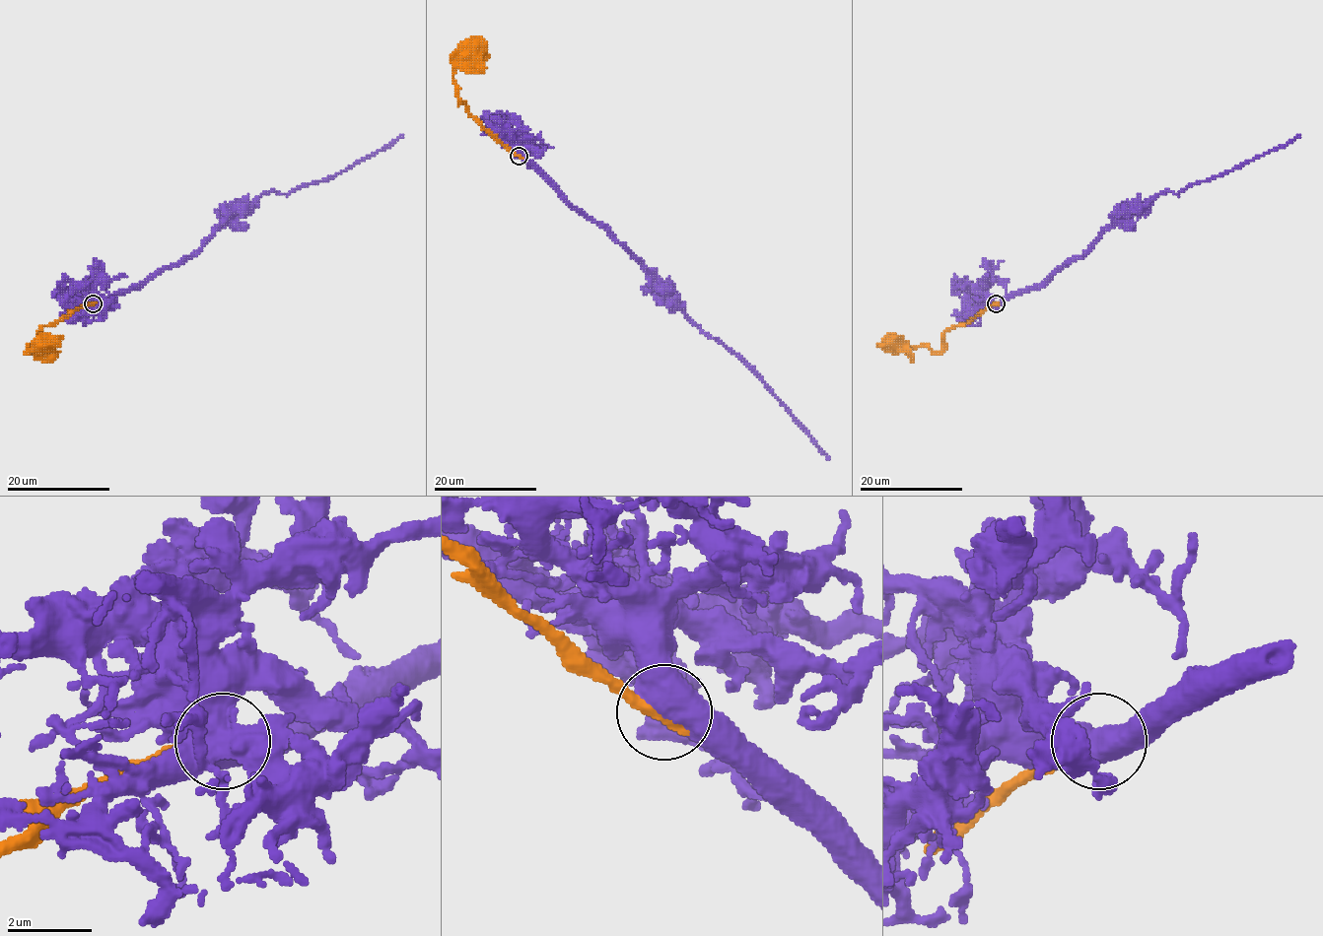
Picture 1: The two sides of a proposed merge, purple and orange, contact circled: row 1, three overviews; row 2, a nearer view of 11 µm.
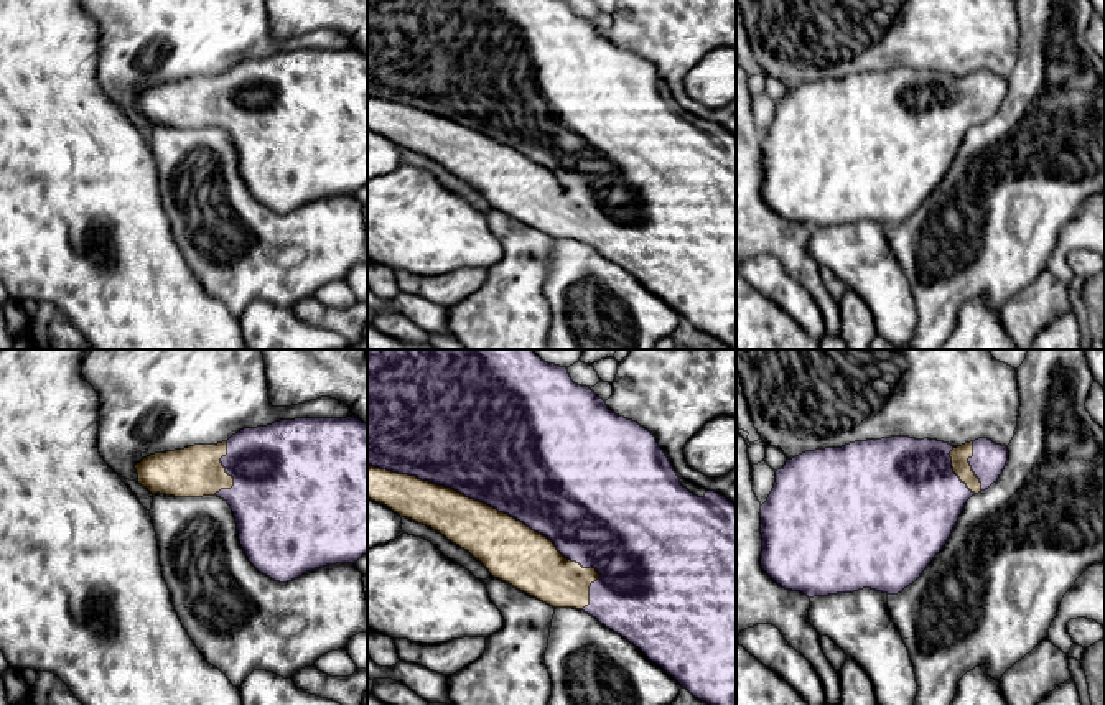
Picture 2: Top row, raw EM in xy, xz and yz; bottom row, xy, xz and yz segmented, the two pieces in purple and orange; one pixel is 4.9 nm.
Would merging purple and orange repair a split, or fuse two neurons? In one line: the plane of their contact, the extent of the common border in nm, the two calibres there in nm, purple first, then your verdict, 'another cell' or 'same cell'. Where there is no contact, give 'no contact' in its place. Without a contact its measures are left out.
xz | 1300 nm | 500/300 nm | same cell

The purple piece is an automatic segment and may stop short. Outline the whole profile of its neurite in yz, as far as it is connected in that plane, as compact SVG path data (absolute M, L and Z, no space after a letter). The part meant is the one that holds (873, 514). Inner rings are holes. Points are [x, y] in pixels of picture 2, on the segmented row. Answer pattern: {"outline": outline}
{"outline": "M891 437L805 451L776 471L776 483L761 506L762 570L782 588L809 598L871 588L898 595L912 585L947 544L965 502L998 481L1008 448L978 438L953 448L937 440Z"}

